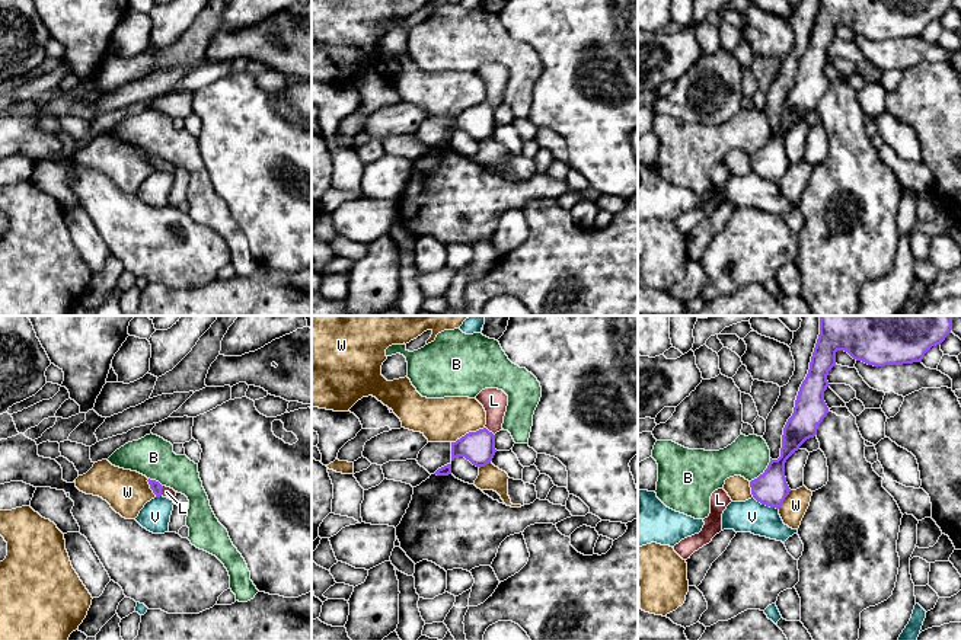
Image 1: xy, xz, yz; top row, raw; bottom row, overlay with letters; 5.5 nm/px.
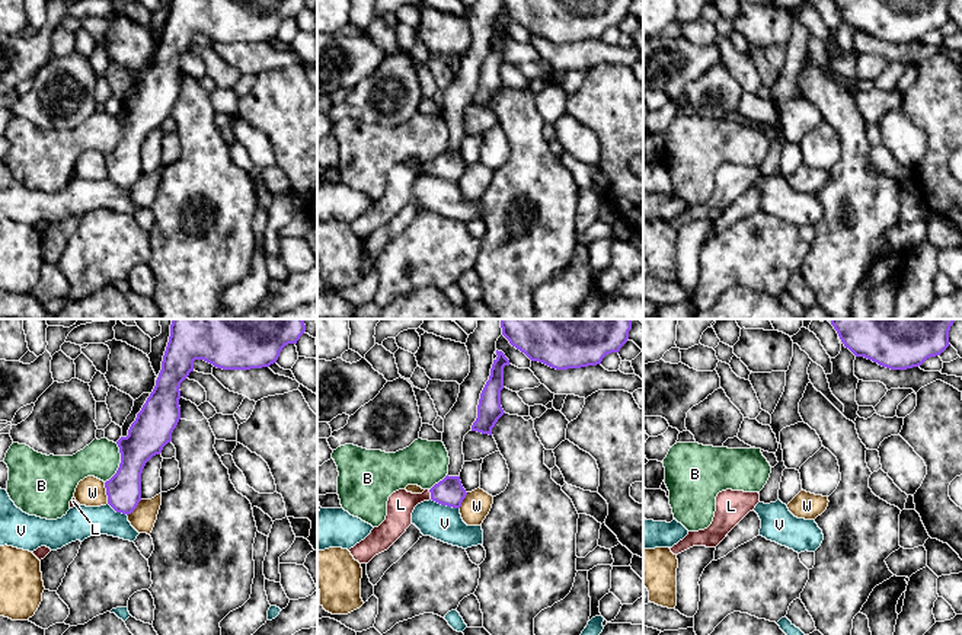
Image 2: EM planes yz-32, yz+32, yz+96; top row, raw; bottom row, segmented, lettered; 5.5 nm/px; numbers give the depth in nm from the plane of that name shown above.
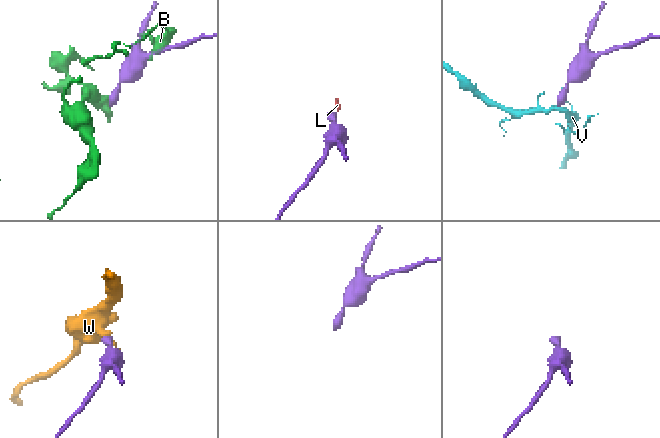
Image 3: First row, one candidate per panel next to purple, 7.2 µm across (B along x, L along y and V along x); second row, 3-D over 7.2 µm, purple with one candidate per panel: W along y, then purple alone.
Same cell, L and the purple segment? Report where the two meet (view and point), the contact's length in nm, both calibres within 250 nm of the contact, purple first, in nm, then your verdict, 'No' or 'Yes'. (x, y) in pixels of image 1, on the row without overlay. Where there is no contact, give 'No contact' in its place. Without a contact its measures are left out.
Touches purple at xy (160, 165). Shared border 60 nm. Thickness 60 nm (purple) against 60 nm. Yes

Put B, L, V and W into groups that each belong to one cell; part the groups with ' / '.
B / L / V / W

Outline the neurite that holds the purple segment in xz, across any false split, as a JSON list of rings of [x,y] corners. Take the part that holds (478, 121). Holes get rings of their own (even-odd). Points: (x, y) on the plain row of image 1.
[[[485,63],[476,70],[476,74],[486,86],[486,99],[483,103],[469,106],[451,116],[451,135],[464,131],[480,143],[489,138],[497,127],[495,108],[502,105],[508,70],[498,63]]]

